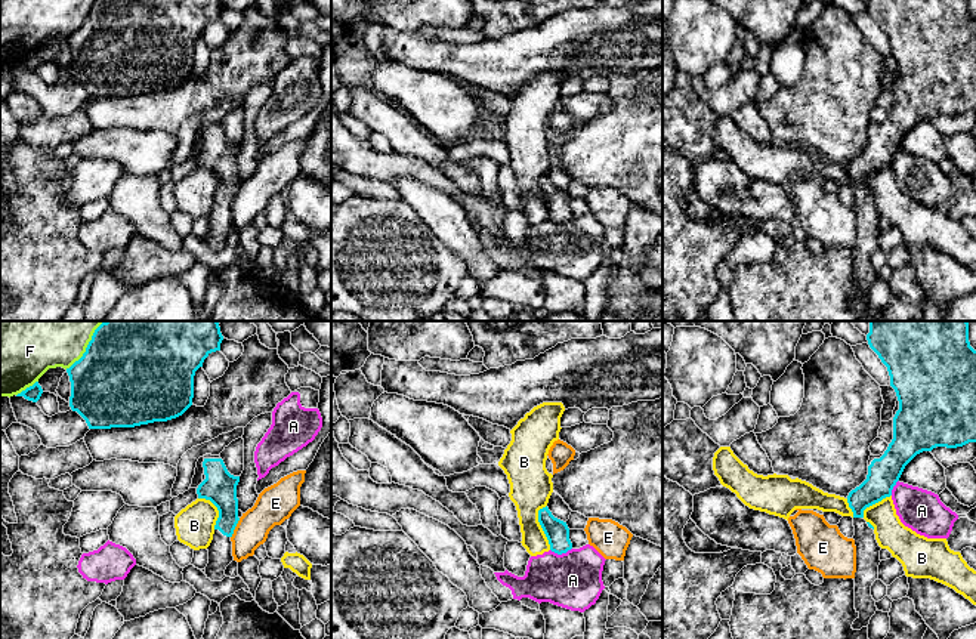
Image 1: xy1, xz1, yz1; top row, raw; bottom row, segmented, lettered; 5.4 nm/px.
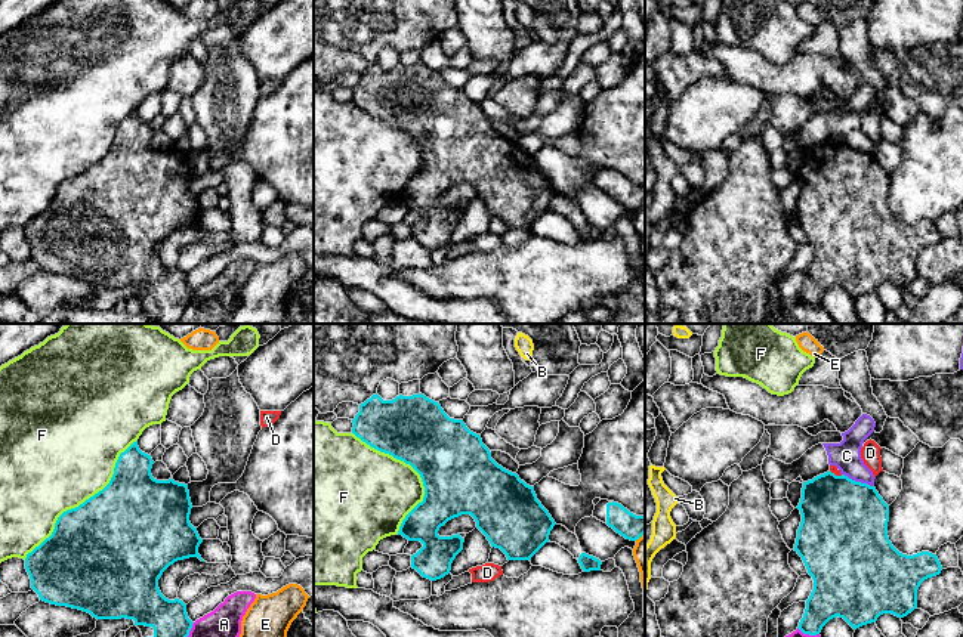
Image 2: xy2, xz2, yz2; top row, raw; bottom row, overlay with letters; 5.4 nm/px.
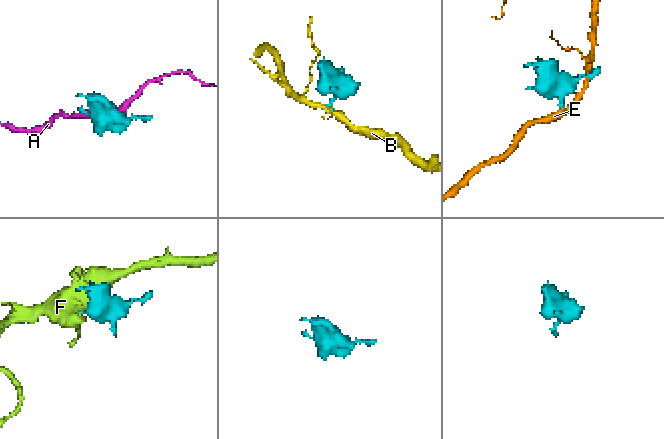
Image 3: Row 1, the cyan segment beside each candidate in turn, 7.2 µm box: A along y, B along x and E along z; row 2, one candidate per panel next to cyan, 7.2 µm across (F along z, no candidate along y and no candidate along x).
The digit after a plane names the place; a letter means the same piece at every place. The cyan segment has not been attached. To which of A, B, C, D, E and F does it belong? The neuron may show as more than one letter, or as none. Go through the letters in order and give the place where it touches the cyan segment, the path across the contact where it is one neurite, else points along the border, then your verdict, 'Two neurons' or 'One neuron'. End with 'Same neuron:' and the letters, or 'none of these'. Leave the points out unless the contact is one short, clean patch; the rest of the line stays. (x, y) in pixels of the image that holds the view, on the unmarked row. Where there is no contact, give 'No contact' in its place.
A: Touches cyan at xz1 (561, 222). Two neurons
B: Touches cyan at xz1 (541, 195). Boundary: xz1 (546, 173), (539, 179), (539, 193), (550, 218). Two neurons
C: Touches cyan at yz2 (858, 151). Boundary: yz2 (842, 142), (873, 155). Two neurons
D: Touches cyan at yz2 (835, 144). Two neurons
E: Touches cyan at xy1 (234, 197). Two neurons
F: Touches cyan at xy2 (85, 170). Two neurons
Same neuron: none of these

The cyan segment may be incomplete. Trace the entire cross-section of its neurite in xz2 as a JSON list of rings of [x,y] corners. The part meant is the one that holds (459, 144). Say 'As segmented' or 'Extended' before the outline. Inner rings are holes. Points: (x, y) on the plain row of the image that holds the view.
As segmented. [[[376,62],[359,74],[359,81],[352,92],[352,102],[357,106],[410,133],[422,146],[423,170],[405,185],[398,204],[423,213],[411,225],[411,236],[423,247],[436,250],[450,242],[451,232],[463,219],[464,208],[460,202],[439,205],[438,200],[462,183],[470,183],[491,216],[500,217],[507,229],[531,229],[549,211],[550,200],[556,192],[537,168],[534,155],[499,134],[481,105],[470,101],[463,89],[450,87],[438,71],[422,62],[399,64],[392,69],[383,69]]]

